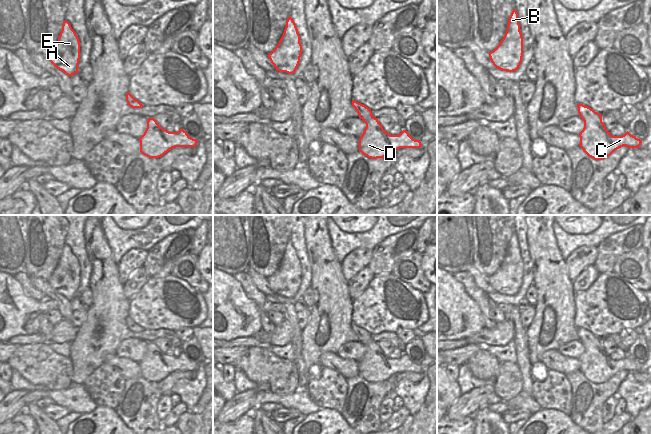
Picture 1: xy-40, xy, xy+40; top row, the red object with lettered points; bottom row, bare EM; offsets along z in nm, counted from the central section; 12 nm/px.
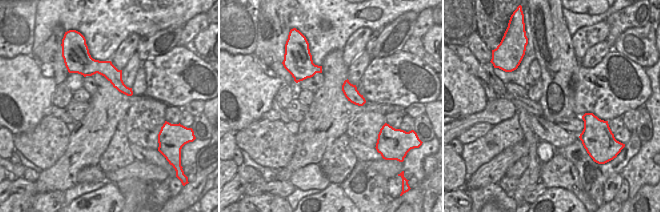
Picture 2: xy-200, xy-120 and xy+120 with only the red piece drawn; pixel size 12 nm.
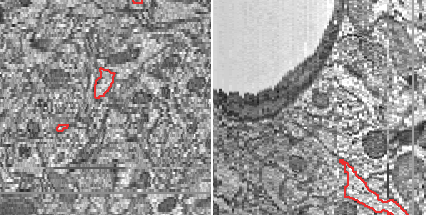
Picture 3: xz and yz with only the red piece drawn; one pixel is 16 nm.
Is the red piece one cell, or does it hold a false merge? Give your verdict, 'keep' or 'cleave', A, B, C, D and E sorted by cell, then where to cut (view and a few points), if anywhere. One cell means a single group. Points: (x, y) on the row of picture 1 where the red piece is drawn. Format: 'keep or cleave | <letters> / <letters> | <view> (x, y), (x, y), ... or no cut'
keep | A B C D E | no cut

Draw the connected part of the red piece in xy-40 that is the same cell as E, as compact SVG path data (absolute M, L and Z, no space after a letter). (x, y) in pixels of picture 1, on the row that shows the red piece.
M64 21L58 41L47 56L50 62L66 75L78 73L80 41L68 21Z

